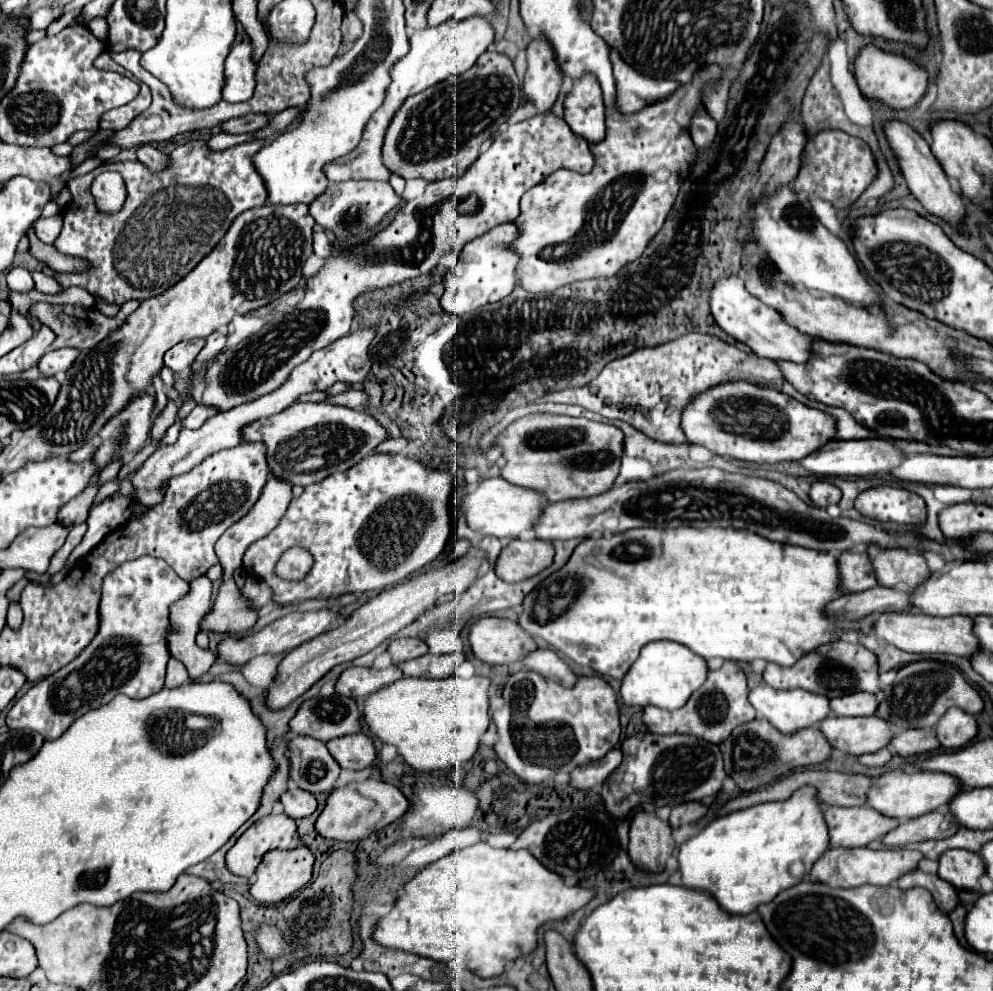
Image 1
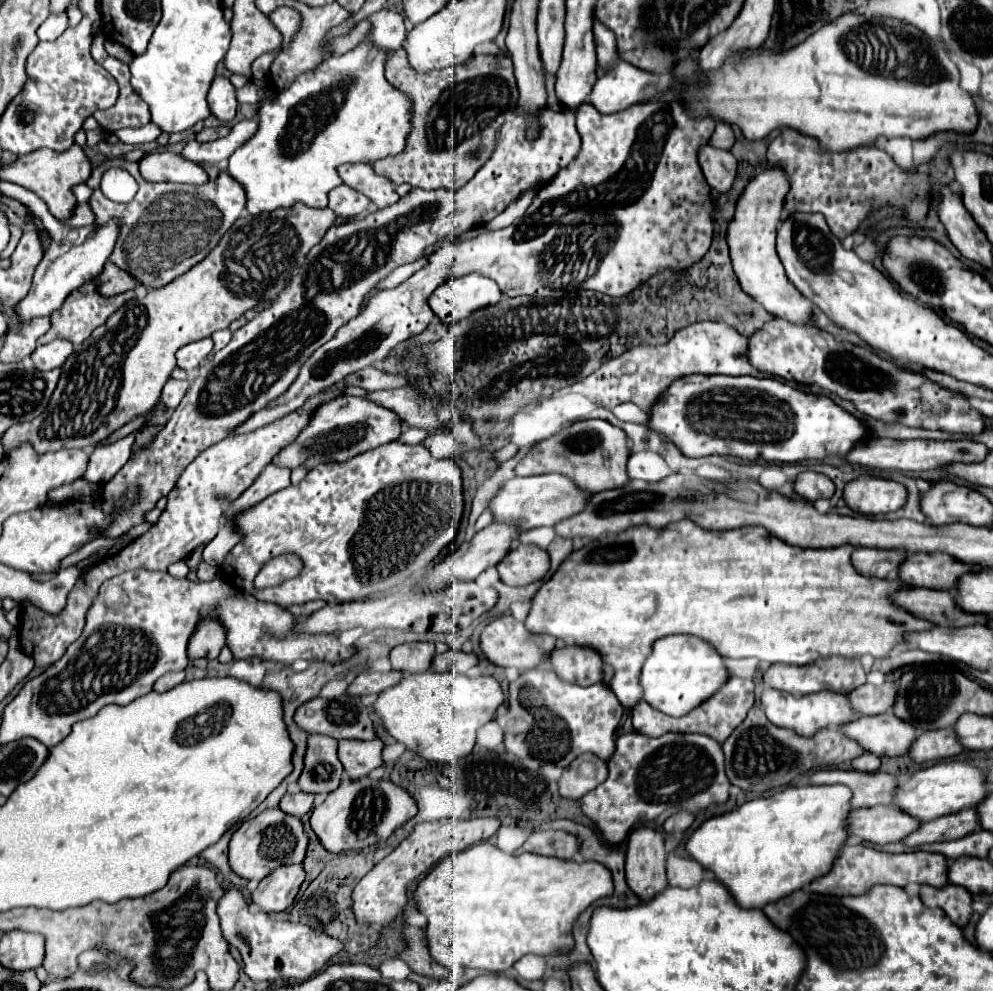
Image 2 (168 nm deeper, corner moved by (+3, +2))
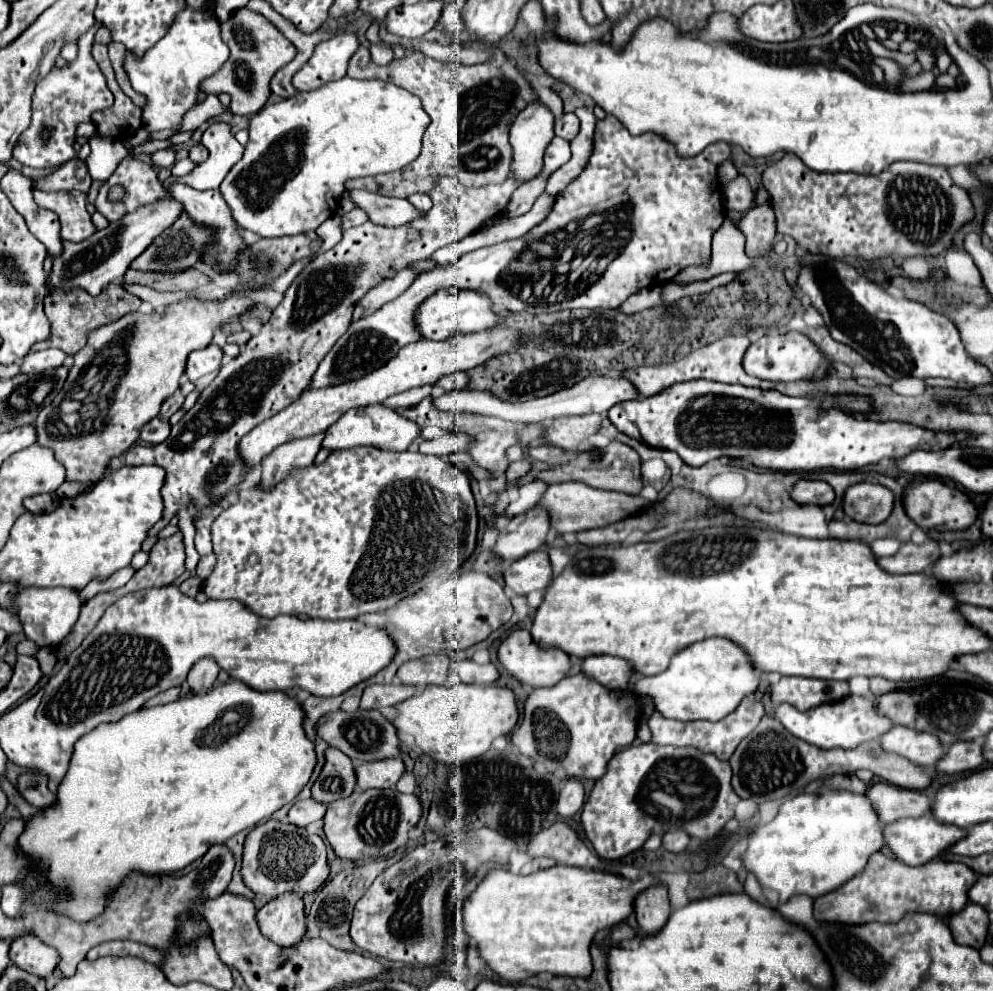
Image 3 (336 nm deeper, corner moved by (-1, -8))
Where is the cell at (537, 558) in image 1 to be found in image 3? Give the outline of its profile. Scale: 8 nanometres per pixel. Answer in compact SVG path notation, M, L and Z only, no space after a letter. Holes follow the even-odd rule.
M546 549L532 551L522 559L514 561L504 571L504 583L518 595L528 595L536 589L546 589L552 581L552 569Z

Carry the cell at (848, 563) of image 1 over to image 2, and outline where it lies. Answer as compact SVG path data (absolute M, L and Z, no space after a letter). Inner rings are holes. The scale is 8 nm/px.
M858 547L852 555L854 567L864 575L874 575L874 577L896 575L896 571L904 559L906 559L906 553L900 553L896 549Z

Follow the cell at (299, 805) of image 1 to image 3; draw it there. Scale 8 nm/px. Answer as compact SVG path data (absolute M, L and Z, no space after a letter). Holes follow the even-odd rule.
M314 799L296 801L288 811L288 821L298 827L306 827L314 821L320 821L324 817L324 813L326 813L326 805L314 801Z

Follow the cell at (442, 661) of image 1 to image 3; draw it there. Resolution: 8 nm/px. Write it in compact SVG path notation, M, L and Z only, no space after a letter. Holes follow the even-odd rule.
M462 661L462 681L464 683L494 683L498 679L498 671L492 663L478 665L474 661Z

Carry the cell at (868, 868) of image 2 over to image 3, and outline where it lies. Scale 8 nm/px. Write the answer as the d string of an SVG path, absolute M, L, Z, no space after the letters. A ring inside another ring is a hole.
M874 853L868 859L864 871L854 875L836 891L826 893L814 901L814 919L838 923L894 923L900 921L908 911L950 917L964 909L968 903L966 891L974 881L976 873L972 873L964 863L934 859L924 865L910 867L898 859L886 857L884 853Z

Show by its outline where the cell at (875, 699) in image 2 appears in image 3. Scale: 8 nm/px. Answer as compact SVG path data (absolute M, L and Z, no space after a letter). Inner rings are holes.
M892 691L884 693L876 699L876 711L880 715L892 719L894 725L906 725L912 727L916 719L916 703L906 691Z

